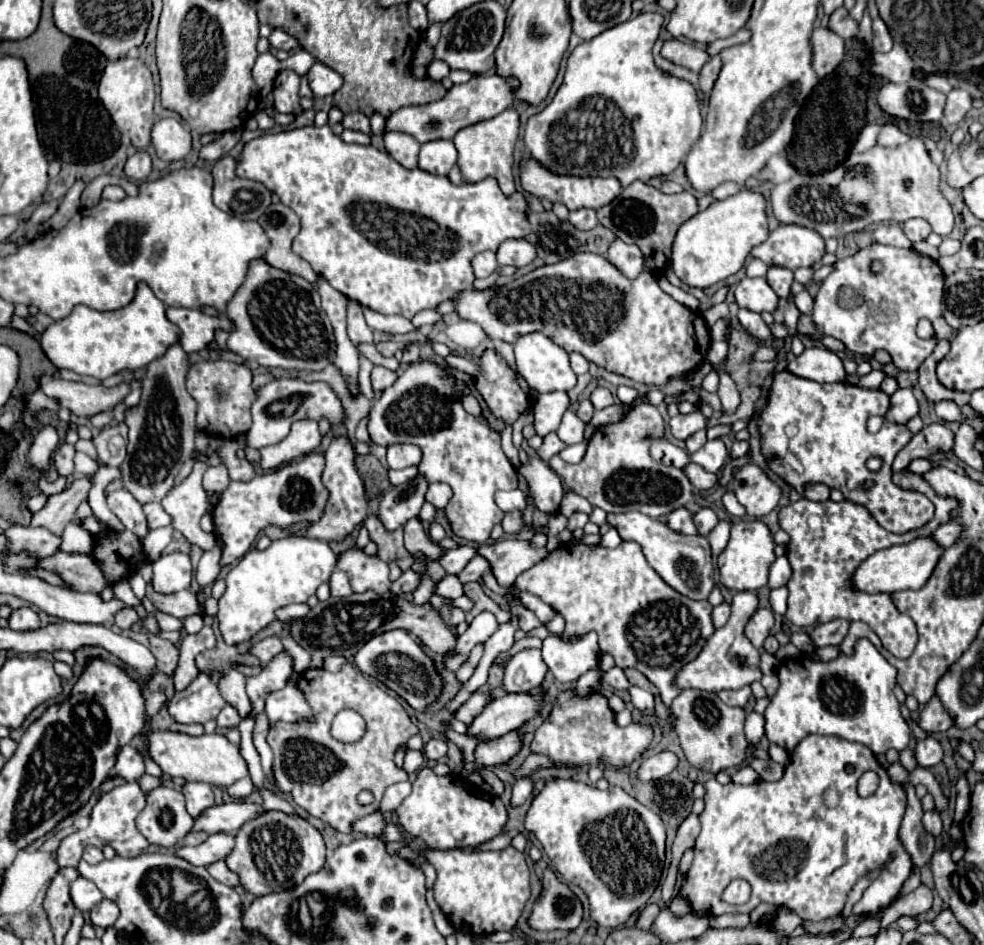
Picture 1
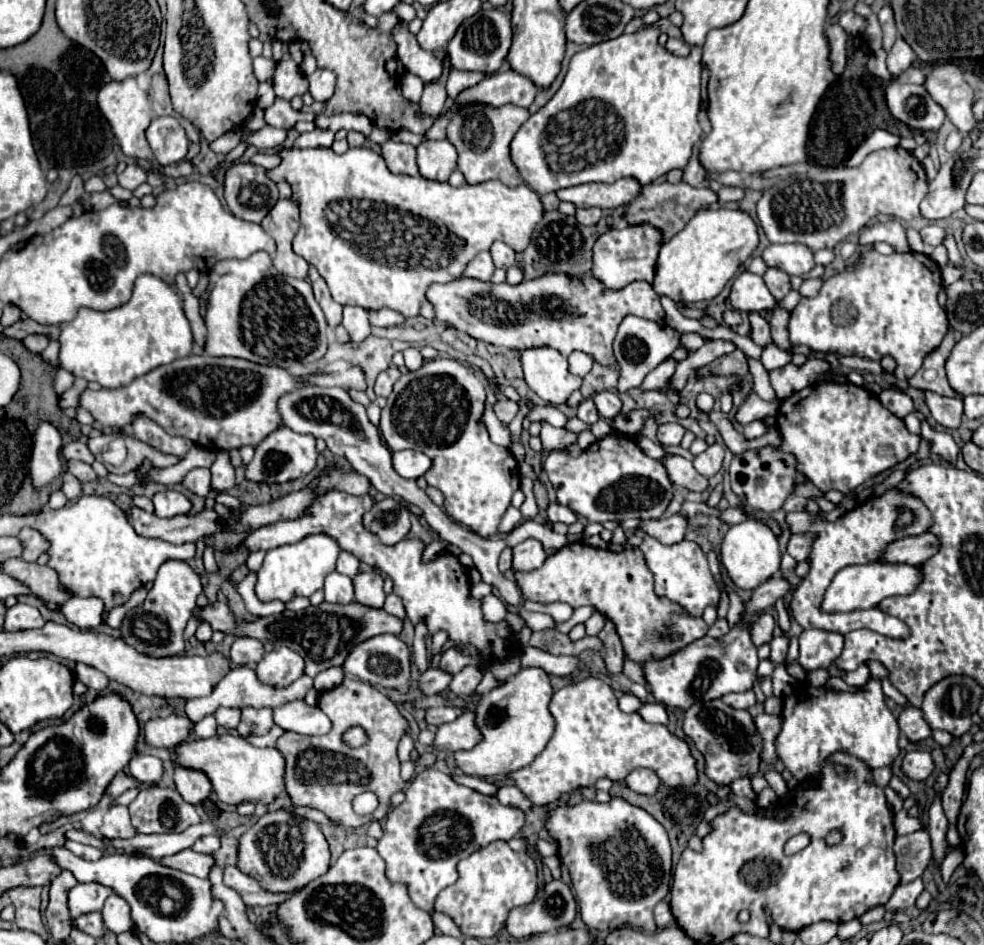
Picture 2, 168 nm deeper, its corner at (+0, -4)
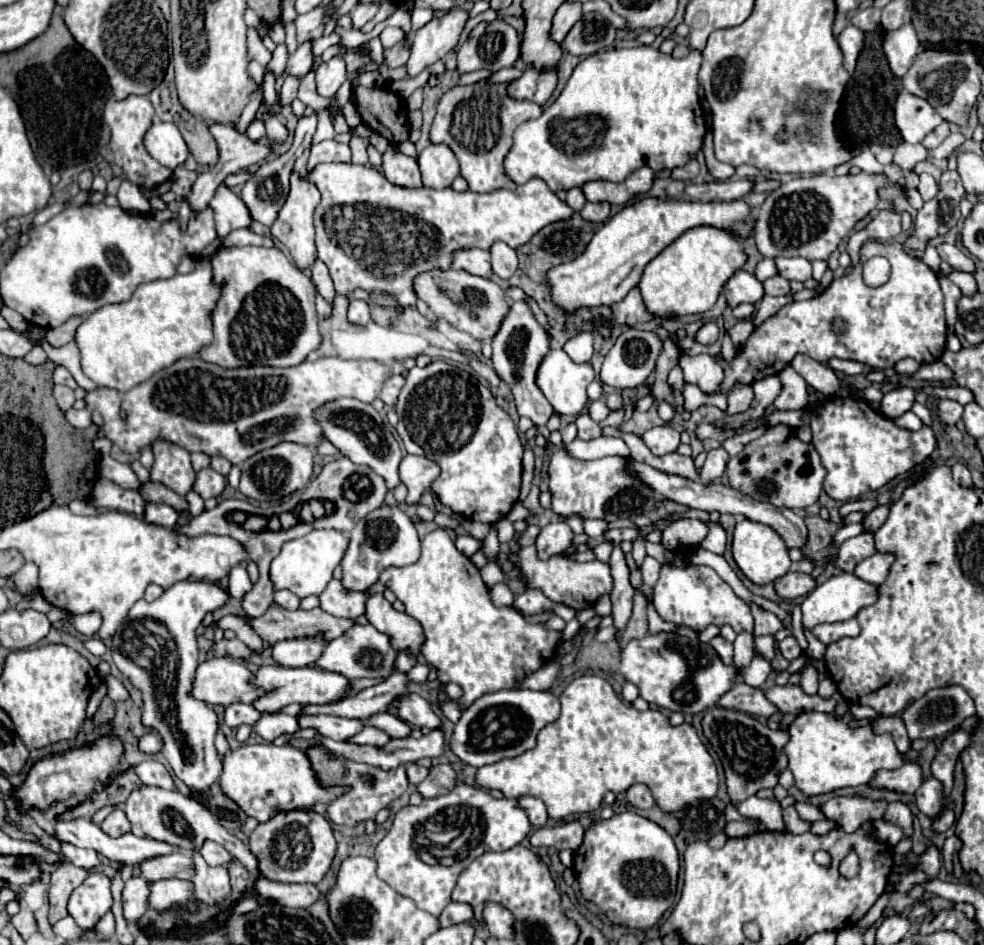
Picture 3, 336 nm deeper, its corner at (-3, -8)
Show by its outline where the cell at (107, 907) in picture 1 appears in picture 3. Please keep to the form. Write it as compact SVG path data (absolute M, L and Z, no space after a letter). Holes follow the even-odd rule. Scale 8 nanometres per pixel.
M130 877L124 883L124 891L122 891L122 899L124 899L124 917L126 921L138 923L138 919L144 915L144 911L148 909L148 899L150 895L150 881L142 879L142 877Z

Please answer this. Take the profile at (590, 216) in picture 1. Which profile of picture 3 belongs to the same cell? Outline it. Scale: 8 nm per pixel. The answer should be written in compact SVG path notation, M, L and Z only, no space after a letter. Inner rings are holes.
M586 203L580 211L580 215L586 221L594 221L594 223L602 223L610 217L610 203Z

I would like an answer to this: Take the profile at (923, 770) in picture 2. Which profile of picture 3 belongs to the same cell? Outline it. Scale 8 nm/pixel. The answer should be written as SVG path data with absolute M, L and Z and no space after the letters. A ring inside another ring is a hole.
M904 763L894 771L878 771L874 779L868 783L876 789L896 791L896 793L914 793L922 783L922 769L916 763Z

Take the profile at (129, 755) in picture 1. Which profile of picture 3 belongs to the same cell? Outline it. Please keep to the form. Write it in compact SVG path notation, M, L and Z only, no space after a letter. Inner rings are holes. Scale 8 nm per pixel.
M146 761L146 763L136 765L134 771L142 779L144 785L158 785L162 789L174 791L172 775L166 771L166 767L162 763L158 763L158 761Z

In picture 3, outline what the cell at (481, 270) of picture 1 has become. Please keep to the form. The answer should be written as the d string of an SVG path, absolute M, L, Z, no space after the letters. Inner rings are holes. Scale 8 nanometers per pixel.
M458 249L452 255L452 269L464 269L478 277L490 277L490 253L484 249Z

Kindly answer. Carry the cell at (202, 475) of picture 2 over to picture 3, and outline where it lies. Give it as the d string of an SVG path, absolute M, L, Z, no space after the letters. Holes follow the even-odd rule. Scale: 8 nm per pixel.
M156 441L152 451L154 465L150 469L150 483L162 483L178 495L186 495L196 479L190 465L190 453L168 441Z

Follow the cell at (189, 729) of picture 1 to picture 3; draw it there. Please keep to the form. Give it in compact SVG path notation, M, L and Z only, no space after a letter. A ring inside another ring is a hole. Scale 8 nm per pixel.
M146 733L142 739L140 739L140 749L144 753L158 753L162 749L162 739L156 735L156 733Z

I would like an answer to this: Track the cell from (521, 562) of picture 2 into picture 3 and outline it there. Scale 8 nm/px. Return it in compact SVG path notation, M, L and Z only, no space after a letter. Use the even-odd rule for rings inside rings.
M556 521L556 523L542 527L542 531L536 539L538 557L548 559L552 555L566 551L572 545L572 539L574 539L574 531L566 525L566 521Z

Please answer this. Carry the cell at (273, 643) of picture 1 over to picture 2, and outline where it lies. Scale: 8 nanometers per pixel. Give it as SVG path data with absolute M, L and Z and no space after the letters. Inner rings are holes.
M241 637L233 643L231 647L231 663L235 665L257 665L259 659L263 659L265 647L263 641L251 639L251 637Z

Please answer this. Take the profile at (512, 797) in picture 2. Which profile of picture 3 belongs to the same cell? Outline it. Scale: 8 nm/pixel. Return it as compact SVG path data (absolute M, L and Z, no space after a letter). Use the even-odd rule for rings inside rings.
M522 797L522 799L520 799L520 805L528 811L530 823L532 823L534 827L544 827L544 825L546 825L546 821L548 821L548 811L546 811L546 805L544 805L540 799L536 799L536 797Z

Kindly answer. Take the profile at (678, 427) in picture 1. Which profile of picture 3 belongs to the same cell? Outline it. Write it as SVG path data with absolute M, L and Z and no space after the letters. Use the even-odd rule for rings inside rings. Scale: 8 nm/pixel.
M660 425L660 427L652 427L650 431L646 431L642 435L642 441L646 443L646 447L654 455L662 457L662 455L672 453L672 451L678 449L678 445L680 445L680 433L674 427L670 427L670 425Z

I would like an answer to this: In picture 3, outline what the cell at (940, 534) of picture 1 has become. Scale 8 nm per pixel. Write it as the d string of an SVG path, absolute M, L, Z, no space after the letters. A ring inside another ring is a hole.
M874 553L868 559L862 559L854 567L854 575L858 575L858 579L862 579L866 583L880 585L886 581L892 561L894 561L894 555L890 555L890 553Z

